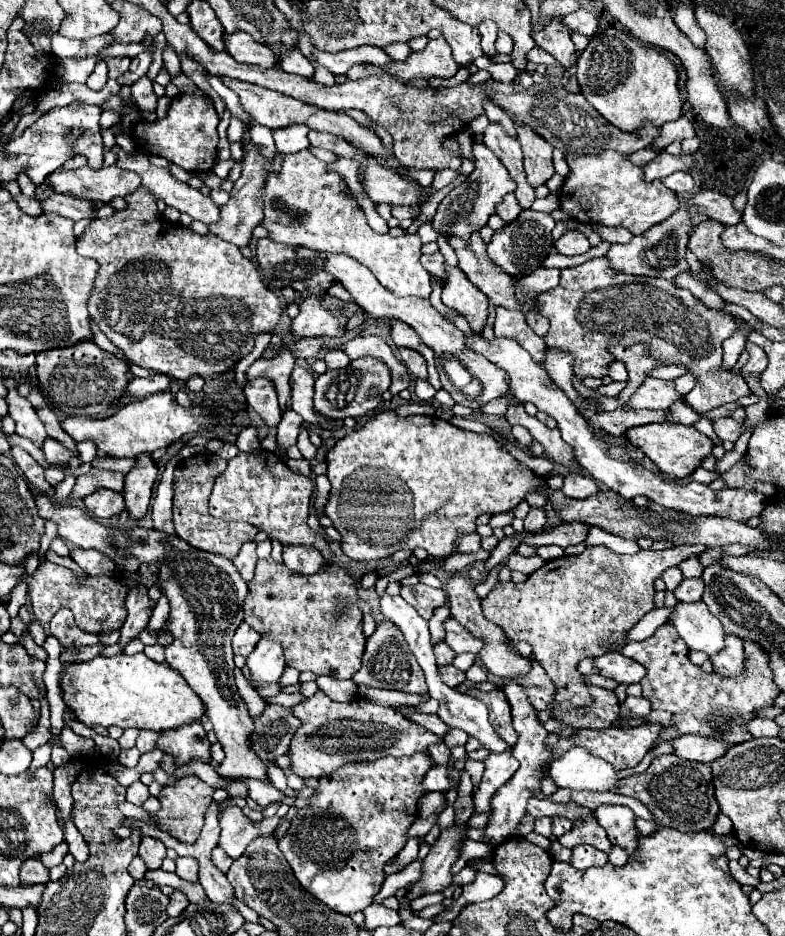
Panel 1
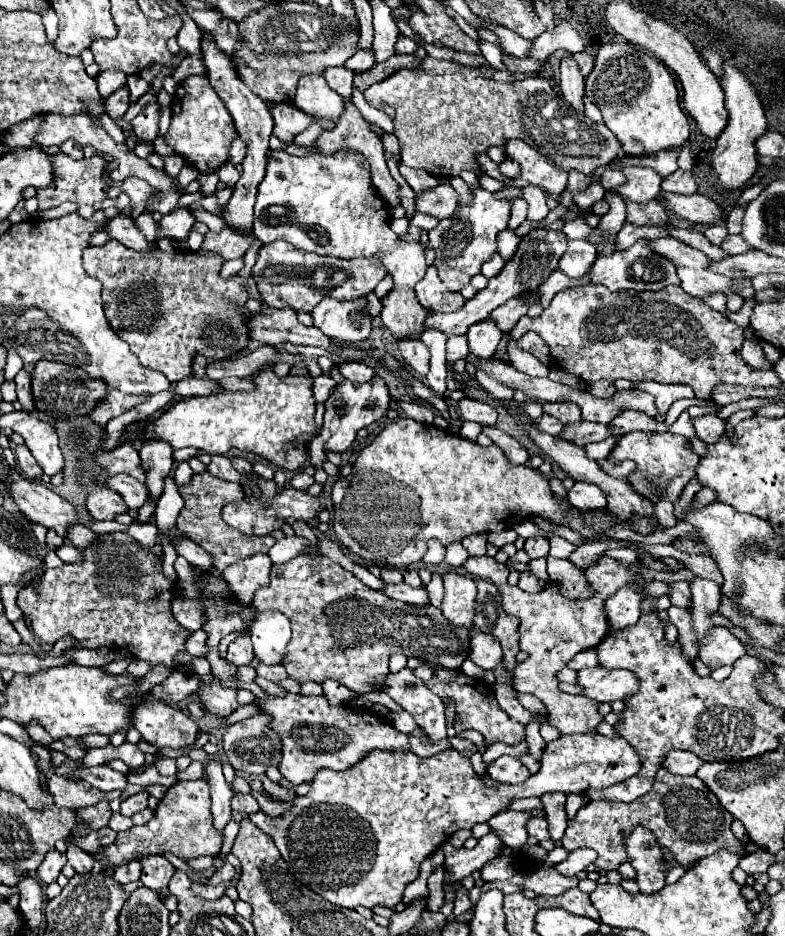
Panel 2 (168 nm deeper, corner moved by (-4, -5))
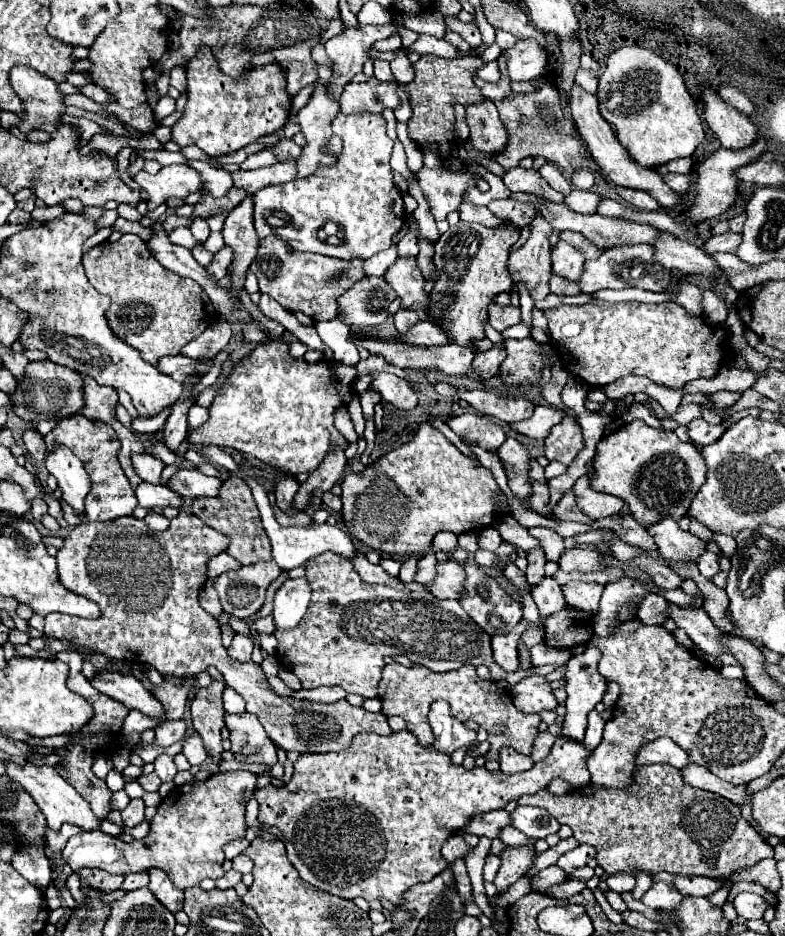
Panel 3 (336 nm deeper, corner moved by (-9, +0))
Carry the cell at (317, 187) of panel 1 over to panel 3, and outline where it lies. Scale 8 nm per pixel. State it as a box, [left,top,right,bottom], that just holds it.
[253,113,405,259]

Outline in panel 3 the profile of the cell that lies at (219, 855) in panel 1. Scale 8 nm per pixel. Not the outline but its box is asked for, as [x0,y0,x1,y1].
[217,869,241,889]

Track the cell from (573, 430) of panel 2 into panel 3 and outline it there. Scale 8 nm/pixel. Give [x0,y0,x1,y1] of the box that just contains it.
[545,417,583,465]

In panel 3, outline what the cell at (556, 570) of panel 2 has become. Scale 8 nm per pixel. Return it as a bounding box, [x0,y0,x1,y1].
[563,581,603,615]

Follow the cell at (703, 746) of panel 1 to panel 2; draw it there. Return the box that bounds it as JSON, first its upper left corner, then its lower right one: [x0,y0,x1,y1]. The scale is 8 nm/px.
[664,750,704,776]

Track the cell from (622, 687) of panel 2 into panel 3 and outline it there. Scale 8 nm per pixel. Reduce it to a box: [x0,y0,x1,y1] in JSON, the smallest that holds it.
[561,645,607,743]

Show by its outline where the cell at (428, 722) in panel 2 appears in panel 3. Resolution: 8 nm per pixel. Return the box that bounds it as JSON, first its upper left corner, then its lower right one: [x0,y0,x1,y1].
[429,701,477,753]

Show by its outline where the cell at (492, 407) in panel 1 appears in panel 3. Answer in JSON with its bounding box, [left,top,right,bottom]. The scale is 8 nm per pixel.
[447,413,505,451]

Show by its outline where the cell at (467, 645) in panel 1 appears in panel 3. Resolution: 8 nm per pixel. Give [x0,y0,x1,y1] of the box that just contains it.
[491,619,529,671]

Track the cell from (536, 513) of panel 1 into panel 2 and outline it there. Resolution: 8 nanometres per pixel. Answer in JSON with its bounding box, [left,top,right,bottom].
[524,536,550,558]

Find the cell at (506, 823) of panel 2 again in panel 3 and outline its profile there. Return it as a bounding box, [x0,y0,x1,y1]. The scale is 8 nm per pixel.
[461,809,511,839]

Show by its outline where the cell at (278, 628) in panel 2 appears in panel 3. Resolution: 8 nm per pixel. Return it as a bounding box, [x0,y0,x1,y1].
[273,577,311,629]

